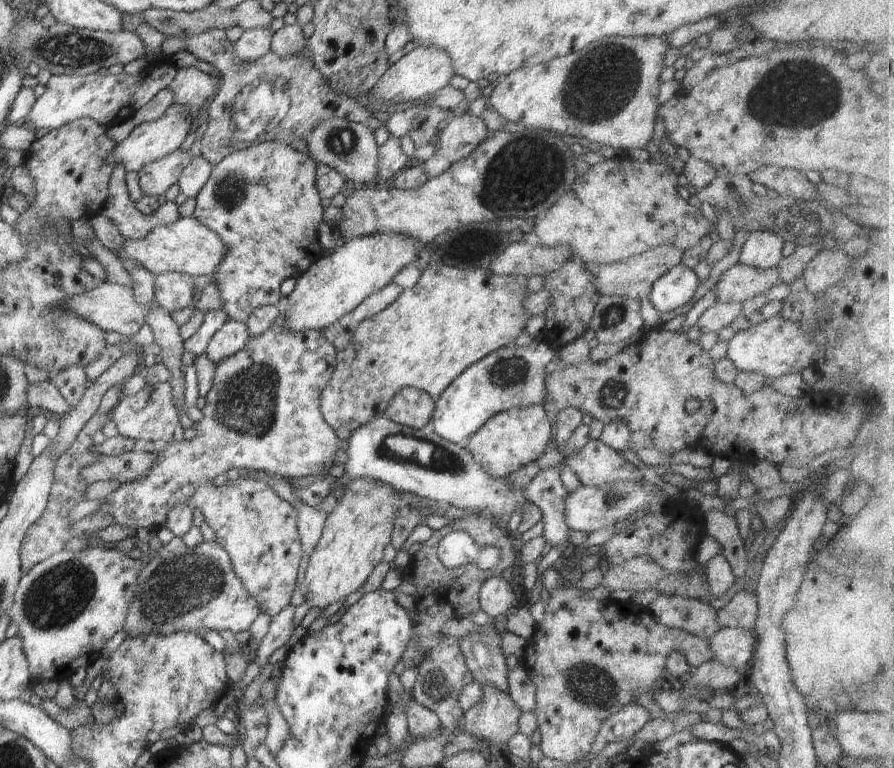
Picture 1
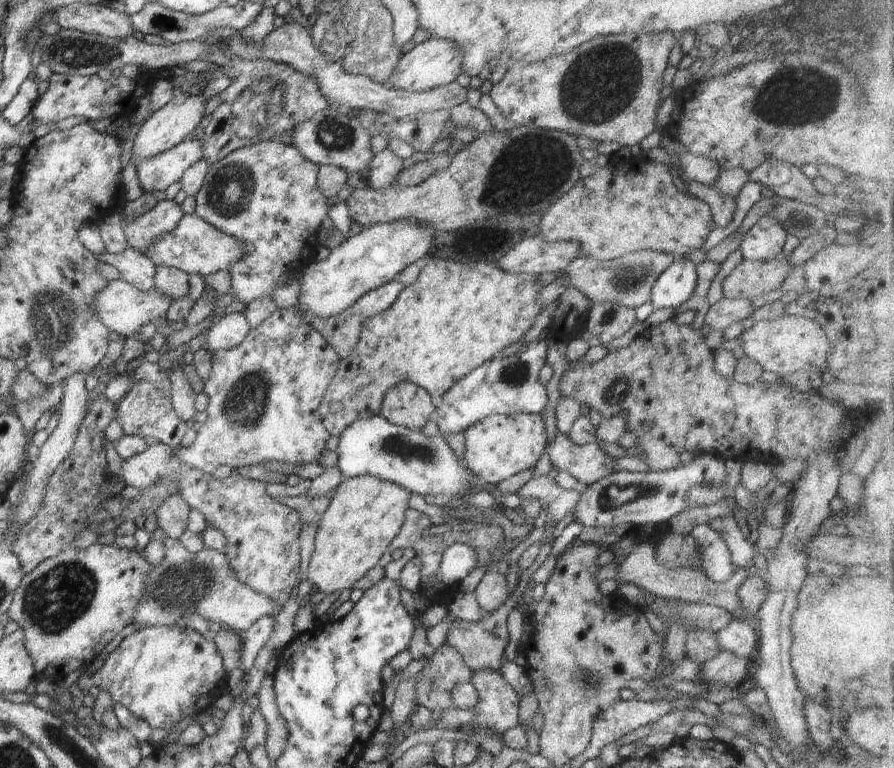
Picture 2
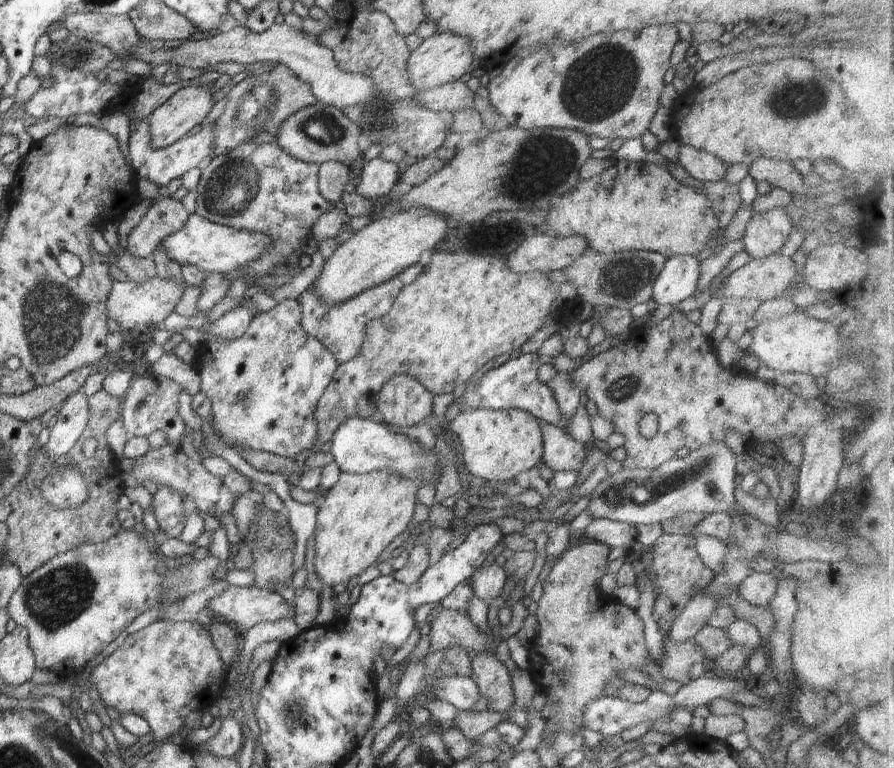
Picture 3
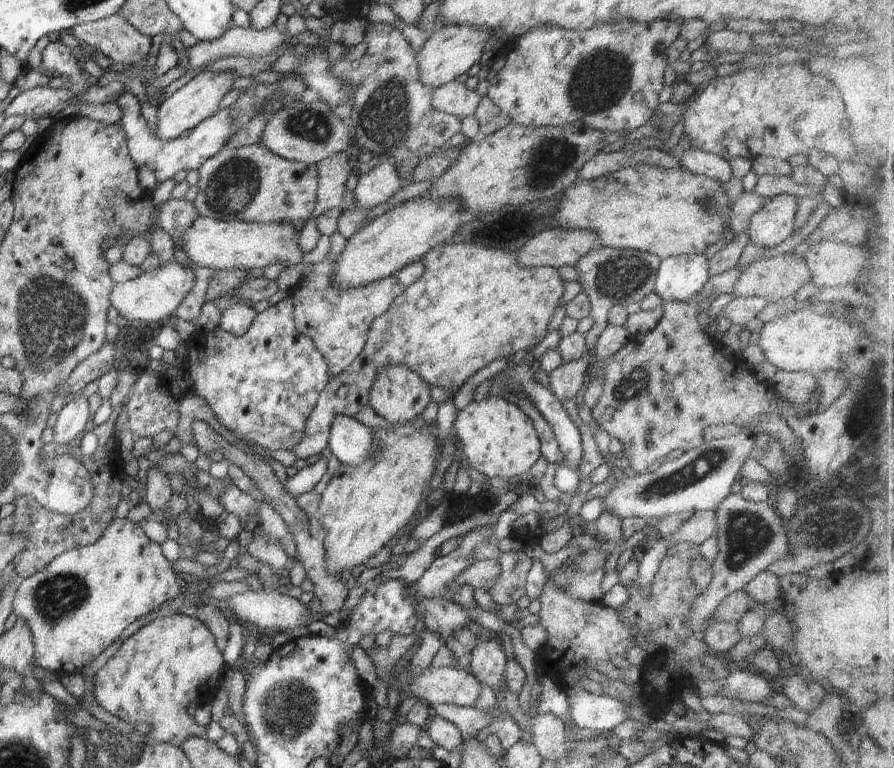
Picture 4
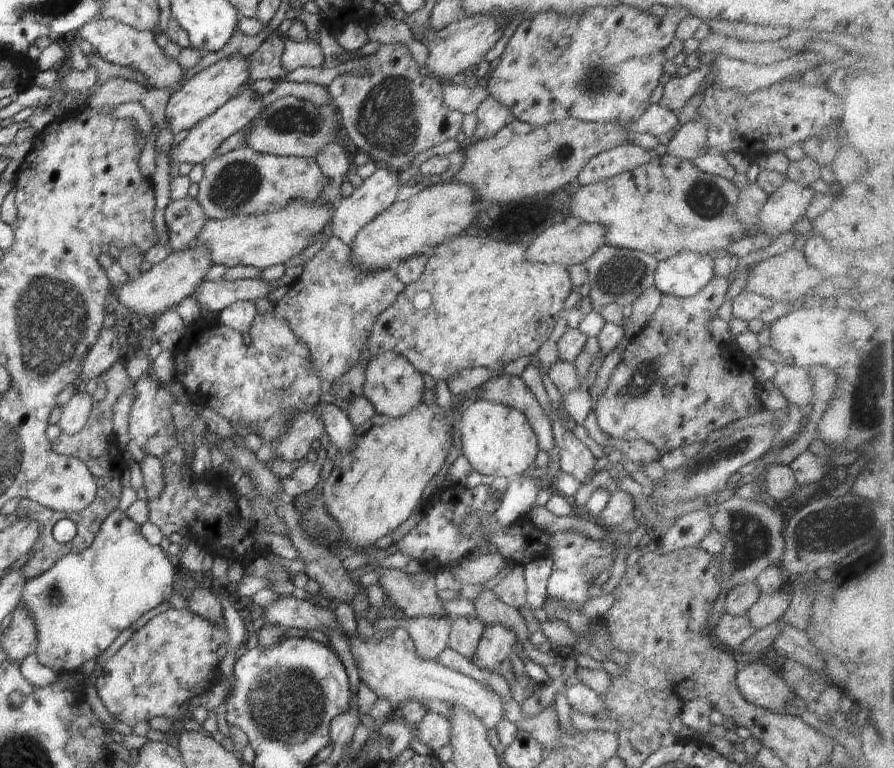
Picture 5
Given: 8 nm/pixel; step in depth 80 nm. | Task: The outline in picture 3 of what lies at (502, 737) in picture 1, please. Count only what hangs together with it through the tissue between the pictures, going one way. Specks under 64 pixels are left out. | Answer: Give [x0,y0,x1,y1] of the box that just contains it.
[471,651,515,713]

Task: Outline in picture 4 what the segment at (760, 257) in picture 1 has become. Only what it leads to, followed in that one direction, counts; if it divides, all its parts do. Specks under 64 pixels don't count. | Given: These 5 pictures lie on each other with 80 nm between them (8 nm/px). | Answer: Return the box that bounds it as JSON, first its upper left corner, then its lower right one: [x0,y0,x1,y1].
[747,193,799,248]

